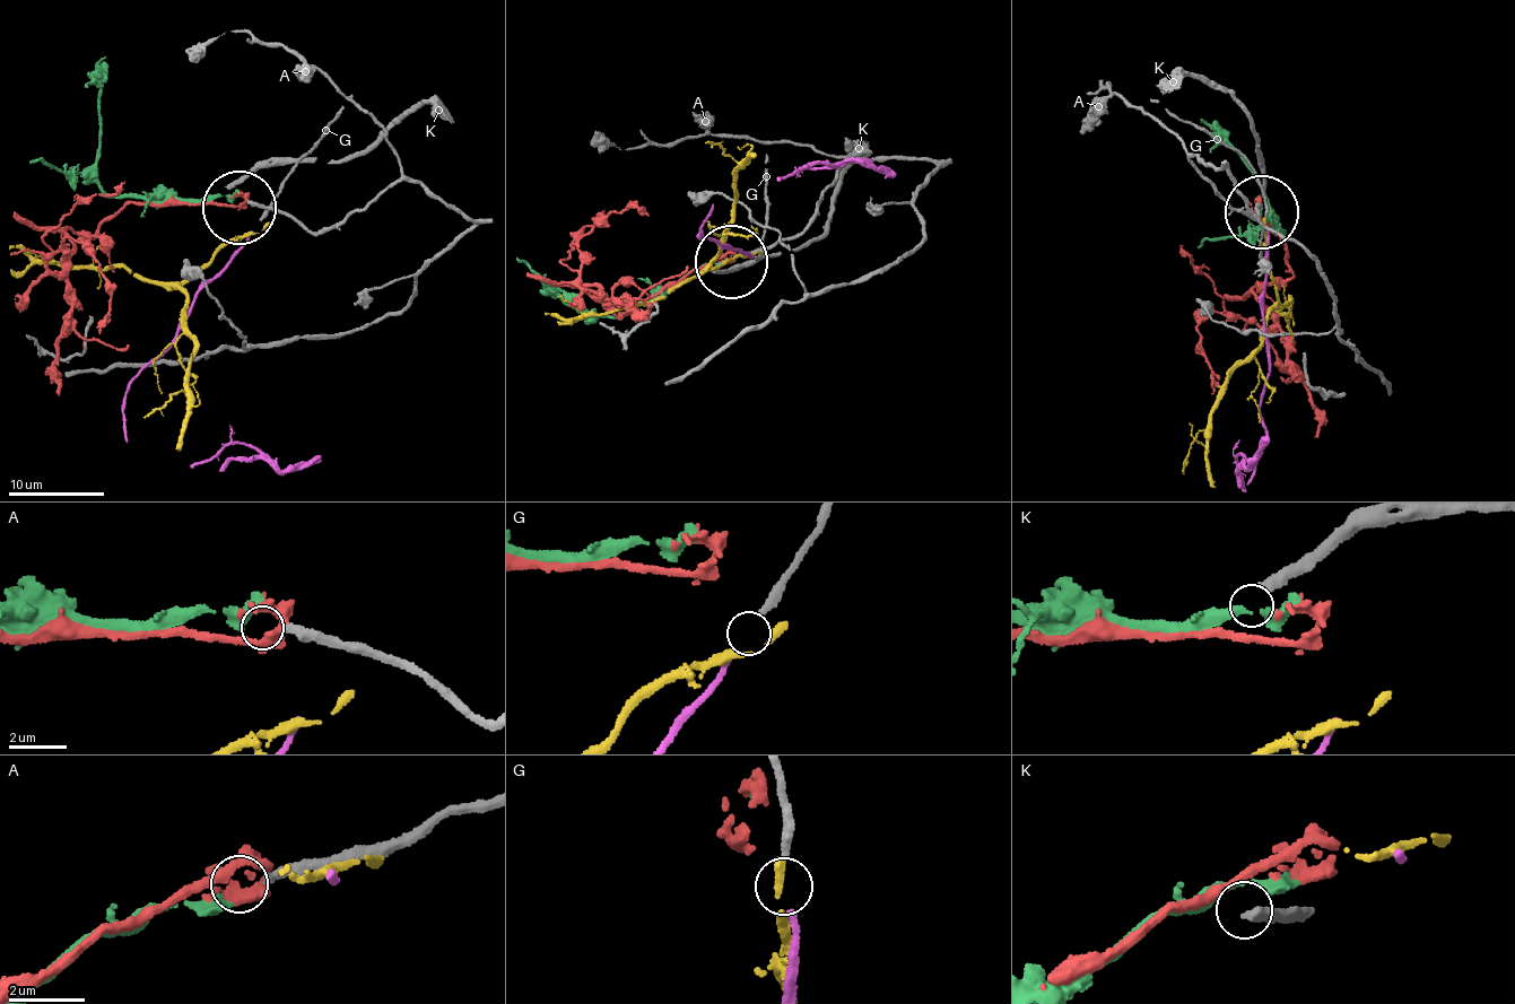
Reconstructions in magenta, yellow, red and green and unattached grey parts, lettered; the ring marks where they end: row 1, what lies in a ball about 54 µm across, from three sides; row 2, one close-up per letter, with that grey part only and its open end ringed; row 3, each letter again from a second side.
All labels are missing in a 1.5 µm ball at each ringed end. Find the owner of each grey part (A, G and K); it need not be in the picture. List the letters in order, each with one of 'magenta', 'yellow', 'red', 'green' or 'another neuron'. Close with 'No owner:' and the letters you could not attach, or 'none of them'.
A: green
G: magenta
K: another neuron
No owner: K

